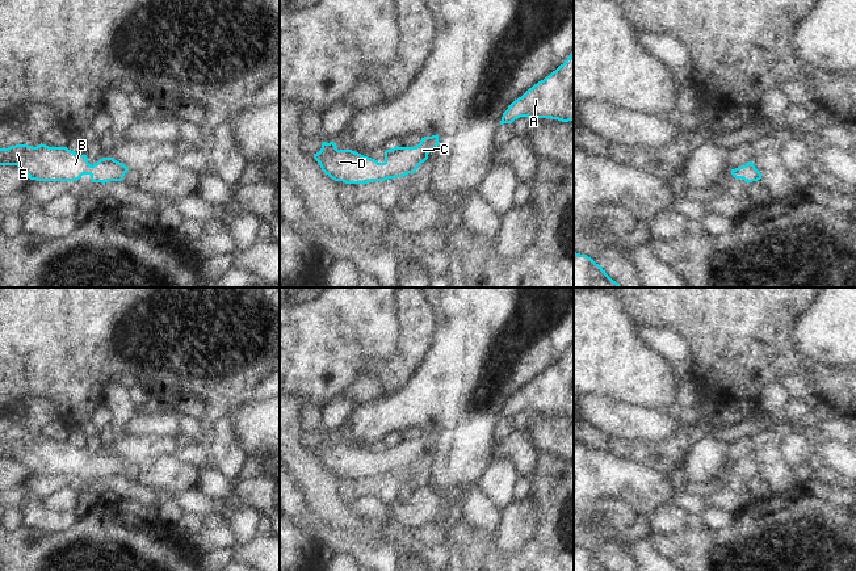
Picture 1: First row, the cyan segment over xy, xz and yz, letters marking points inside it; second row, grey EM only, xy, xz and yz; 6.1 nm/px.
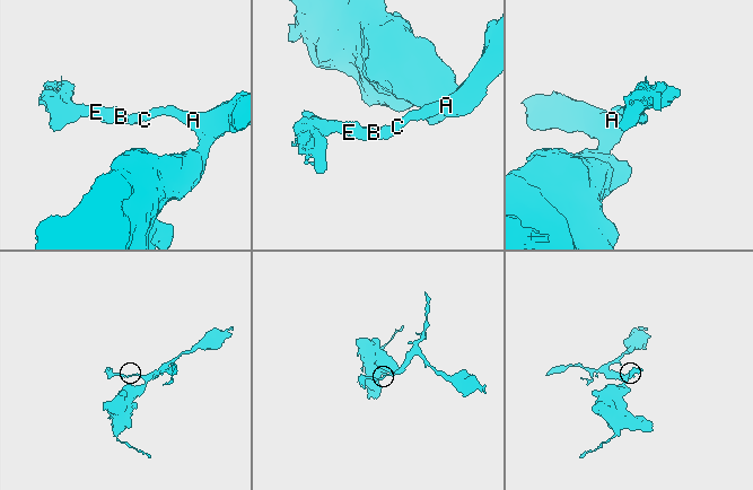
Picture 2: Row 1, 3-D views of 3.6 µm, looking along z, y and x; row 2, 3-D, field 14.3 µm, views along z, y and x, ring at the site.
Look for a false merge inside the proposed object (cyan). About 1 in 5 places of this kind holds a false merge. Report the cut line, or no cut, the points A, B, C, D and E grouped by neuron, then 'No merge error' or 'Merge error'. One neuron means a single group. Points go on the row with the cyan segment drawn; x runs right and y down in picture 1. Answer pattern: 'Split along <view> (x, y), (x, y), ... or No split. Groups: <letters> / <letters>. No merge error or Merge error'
No split. Groups: A B C D E. No merge error.

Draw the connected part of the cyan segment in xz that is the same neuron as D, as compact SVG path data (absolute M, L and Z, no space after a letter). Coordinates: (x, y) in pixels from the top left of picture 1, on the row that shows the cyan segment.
M439 135L424 137L416 147L394 147L385 151L385 161L364 156L352 150L337 150L336 143L322 143L314 159L322 171L335 181L368 184L415 173L439 146Z

